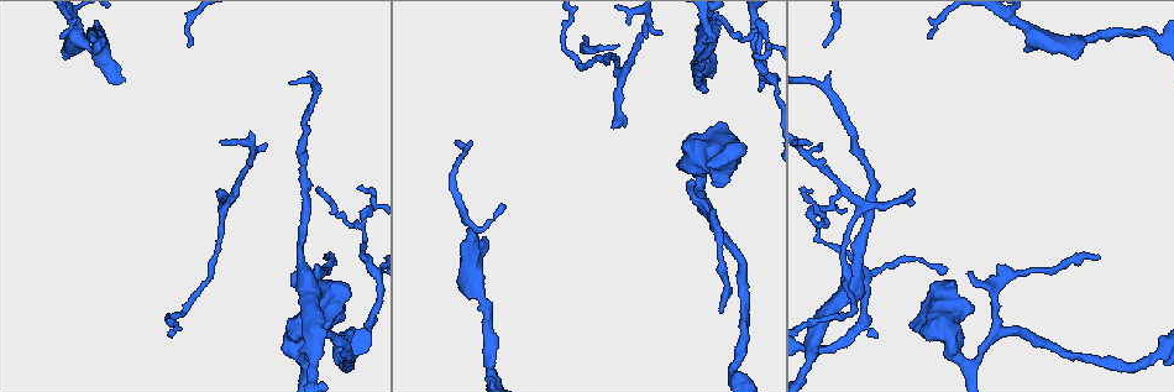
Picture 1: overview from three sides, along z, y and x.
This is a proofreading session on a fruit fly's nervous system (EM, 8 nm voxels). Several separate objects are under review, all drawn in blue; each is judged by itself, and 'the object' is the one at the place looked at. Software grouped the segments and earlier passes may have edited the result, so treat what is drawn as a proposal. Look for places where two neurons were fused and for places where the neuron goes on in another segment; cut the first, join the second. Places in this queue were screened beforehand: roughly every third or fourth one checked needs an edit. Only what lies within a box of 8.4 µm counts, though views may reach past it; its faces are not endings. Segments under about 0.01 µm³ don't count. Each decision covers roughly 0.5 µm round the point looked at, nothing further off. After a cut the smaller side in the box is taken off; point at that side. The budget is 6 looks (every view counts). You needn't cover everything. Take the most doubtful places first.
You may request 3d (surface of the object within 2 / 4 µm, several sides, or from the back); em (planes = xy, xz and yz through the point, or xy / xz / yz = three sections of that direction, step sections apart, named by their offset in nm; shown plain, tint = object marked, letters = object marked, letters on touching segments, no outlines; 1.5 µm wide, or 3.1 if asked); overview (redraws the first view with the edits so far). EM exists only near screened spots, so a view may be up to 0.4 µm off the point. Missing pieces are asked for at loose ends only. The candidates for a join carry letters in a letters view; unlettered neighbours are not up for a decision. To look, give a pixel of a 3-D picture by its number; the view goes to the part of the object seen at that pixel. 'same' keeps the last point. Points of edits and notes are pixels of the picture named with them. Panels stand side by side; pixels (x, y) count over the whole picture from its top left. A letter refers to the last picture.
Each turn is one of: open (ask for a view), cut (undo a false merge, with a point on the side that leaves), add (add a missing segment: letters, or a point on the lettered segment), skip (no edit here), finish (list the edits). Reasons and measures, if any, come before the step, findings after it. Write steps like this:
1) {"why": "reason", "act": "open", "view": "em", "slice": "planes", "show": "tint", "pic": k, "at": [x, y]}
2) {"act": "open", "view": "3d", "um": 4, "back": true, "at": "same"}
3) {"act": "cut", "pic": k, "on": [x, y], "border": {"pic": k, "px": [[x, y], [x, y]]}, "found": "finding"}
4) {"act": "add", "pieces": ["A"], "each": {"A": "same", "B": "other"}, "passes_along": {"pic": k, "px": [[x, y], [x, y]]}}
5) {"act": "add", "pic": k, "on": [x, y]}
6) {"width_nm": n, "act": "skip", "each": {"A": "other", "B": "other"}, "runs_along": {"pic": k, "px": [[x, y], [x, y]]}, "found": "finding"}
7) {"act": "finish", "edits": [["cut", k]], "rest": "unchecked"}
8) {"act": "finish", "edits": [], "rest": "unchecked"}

{"act": "open", "view": "em", "slice": "yz", "step": 8, "show": "letters", "pic": 1, "at": [456, 140]}

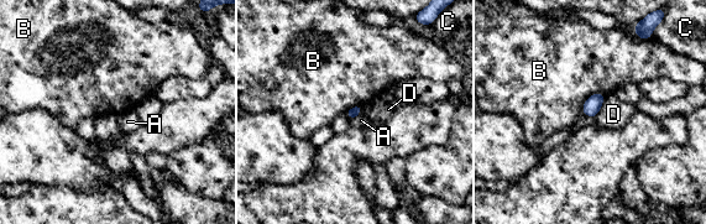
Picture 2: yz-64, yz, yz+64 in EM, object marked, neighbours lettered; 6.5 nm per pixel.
{"act": "open", "view": "em", "slice": "planes", "show": "letters", "at": "same"}

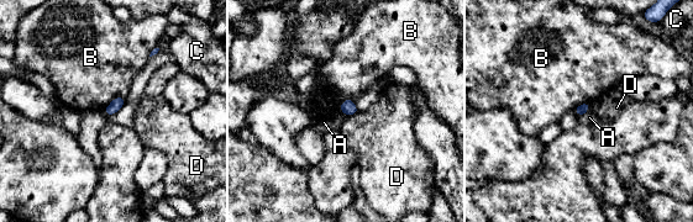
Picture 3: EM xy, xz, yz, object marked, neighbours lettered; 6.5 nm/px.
{"act": "skip", "each": {"A": "other", "B": "other", "C": "other", "D": "other"}, "border": {"pic": 3, "px": [[125, 96], [116, 96], [103, 109]]}, "found": "no lettered segment goes on from it"}

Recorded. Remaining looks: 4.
{"why": "thin end", "act": "open", "view": "3d", "um": 4, "pic": 1, "at": [695, 184]}

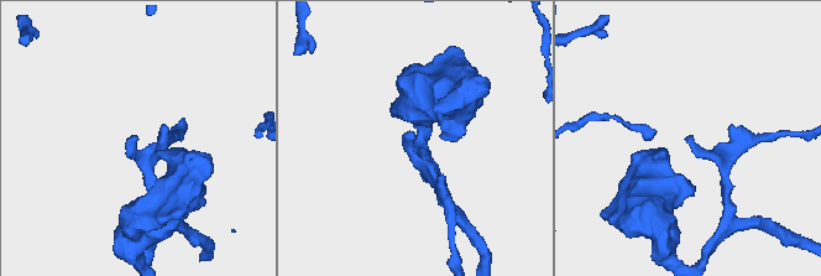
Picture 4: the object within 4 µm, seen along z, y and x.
{"why": "now the EM", "act": "open", "view": "em", "slice": "planes", "show": "letters", "pic": 4, "at": [410, 135]}

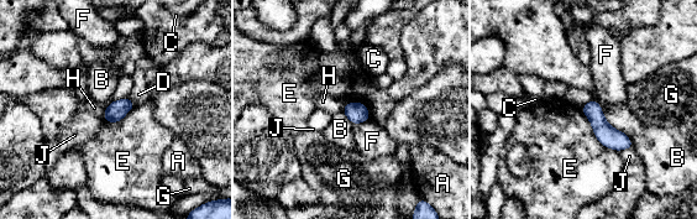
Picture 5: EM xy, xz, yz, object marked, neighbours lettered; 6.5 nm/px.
{"act": "skip", "each": {"A": "other", "B": "other", "C": "other", "D": "other", "E": "other", "F": "other", "G": "other", "H": "other", "J": "other"}, "runs_along": {"pic": 5, "px": [[586, 108], [616, 140], [628, 145]]}, "found": "no lettered segment goes on from it"}

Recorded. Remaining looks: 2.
{"act": "open", "view": "3d", "um": 4, "pic": 1, "at": [92, 42]}

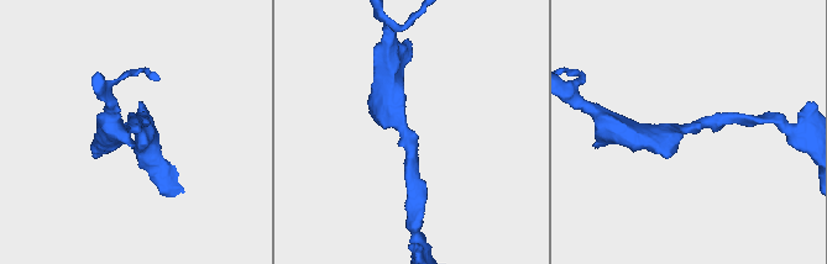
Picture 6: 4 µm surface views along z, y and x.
{"why": "now the EM", "act": "open", "view": "em", "slice": "planes", "show": "letters", "pic": 6, "at": [686, 127]}

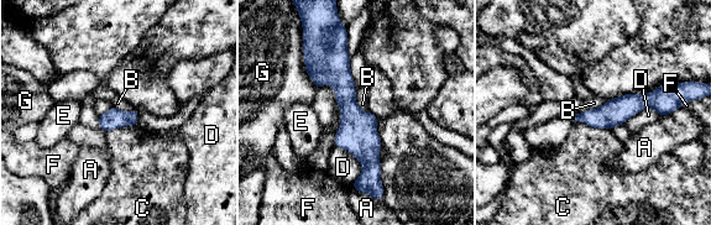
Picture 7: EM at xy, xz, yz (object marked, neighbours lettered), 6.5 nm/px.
{"act": "skip", "each": {"A": "other", "B": "other", "C": "other", "D": "other", "E": "other", "F": "other", "G": "other"}, "runs_along": {"pic": 7, "px": [[343, 42], [362, 189]]}, "found": "continuous, no second neuron"}

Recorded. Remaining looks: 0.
{"act": "finish", "edits": [], "rest": "unchecked"}

